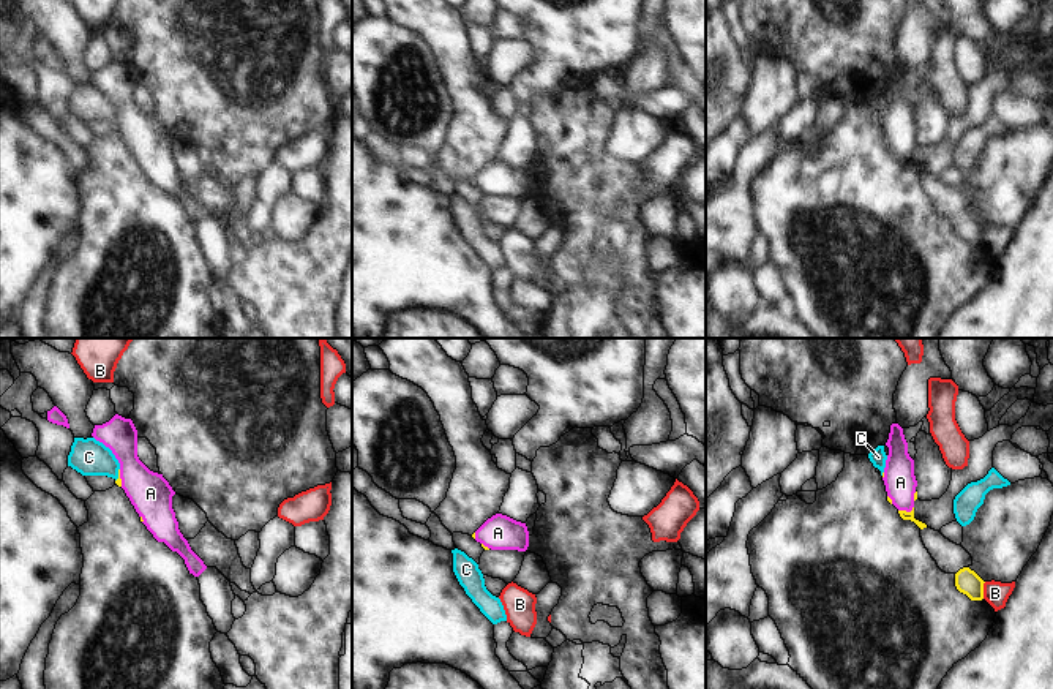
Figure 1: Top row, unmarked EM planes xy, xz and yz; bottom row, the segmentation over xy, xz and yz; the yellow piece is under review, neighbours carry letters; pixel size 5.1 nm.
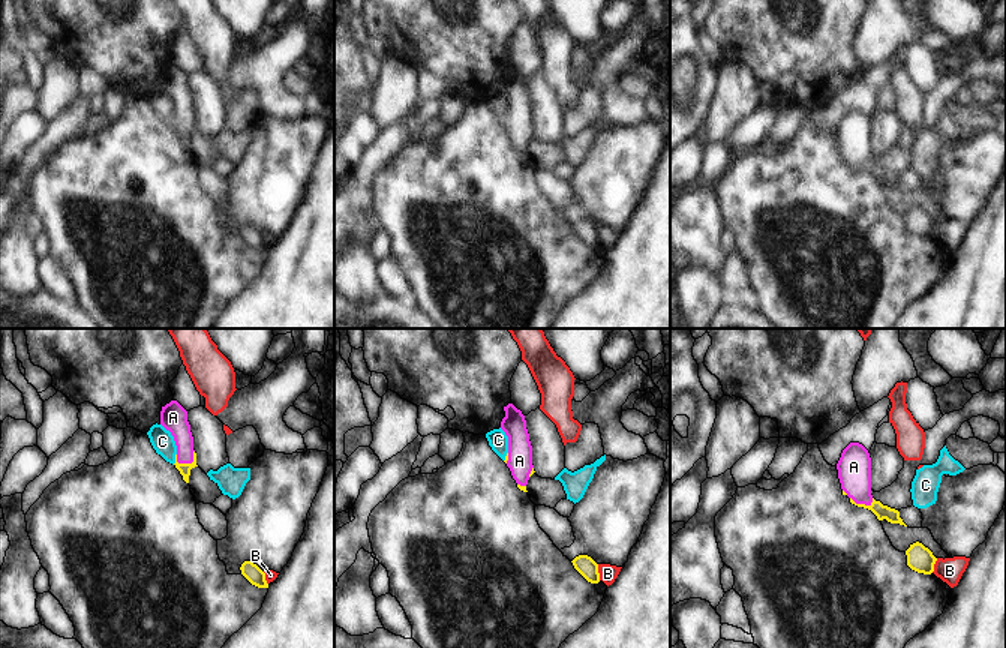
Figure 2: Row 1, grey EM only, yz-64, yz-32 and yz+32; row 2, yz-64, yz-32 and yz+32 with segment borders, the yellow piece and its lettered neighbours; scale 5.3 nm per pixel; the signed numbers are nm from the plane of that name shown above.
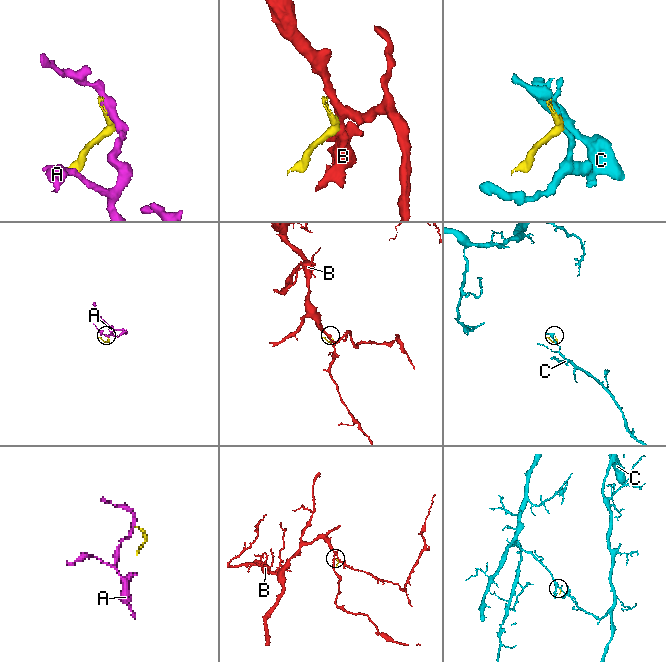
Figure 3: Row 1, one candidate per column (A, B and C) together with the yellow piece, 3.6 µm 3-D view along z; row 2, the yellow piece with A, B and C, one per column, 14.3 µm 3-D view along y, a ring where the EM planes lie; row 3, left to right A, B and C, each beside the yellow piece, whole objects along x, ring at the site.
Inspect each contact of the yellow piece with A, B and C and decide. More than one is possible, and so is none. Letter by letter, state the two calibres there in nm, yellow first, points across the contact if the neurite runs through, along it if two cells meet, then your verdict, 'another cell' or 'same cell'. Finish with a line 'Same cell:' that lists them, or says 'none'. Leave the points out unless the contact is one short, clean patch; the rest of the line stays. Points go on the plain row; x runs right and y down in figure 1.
A: 50 nm thick on the yellow side, 160 nm on the other; runs through yz (906, 161), (905, 157), (900, 128); same cell
B: 120 nm thick on the yellow side, 120 nm on the other; border along yz (985, 228), (982, 244); another cell
C: 30 nm thick on the yellow side, 190 nm on the other; border along xy (119, 114), (116, 127); another cell
Same cell: A

